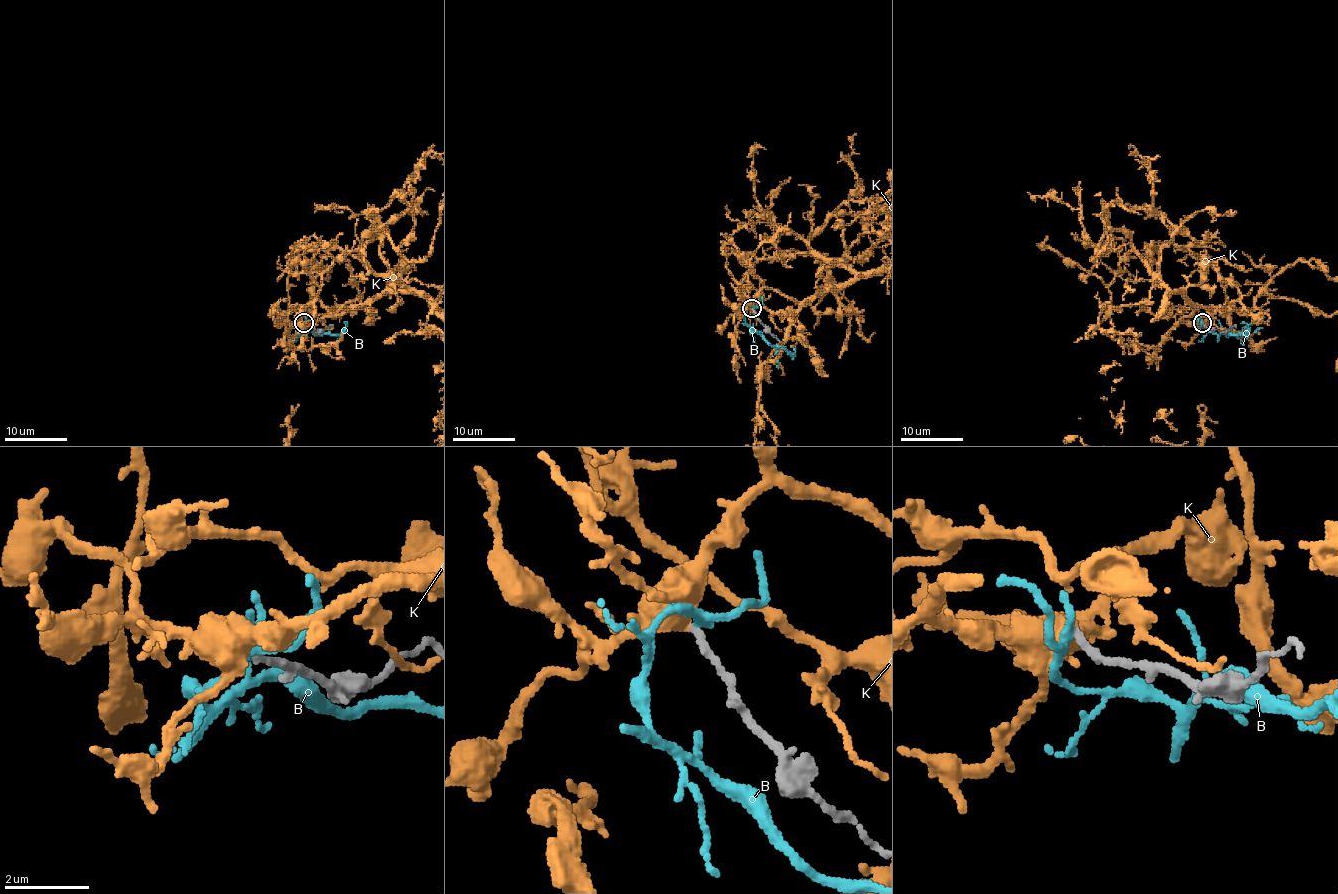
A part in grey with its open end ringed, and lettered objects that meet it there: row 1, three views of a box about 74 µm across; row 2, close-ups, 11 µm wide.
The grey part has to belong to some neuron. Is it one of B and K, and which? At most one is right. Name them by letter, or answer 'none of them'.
K

